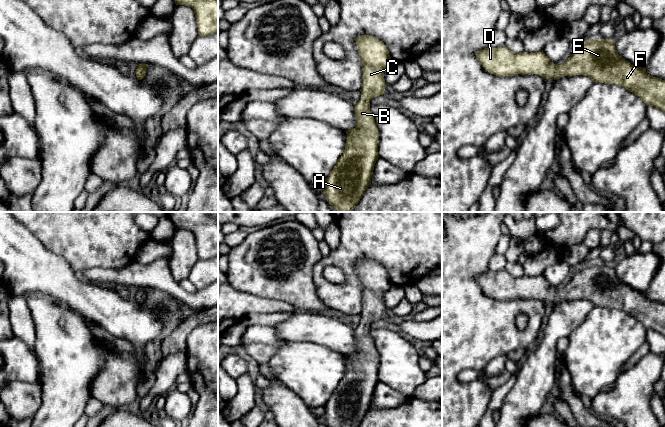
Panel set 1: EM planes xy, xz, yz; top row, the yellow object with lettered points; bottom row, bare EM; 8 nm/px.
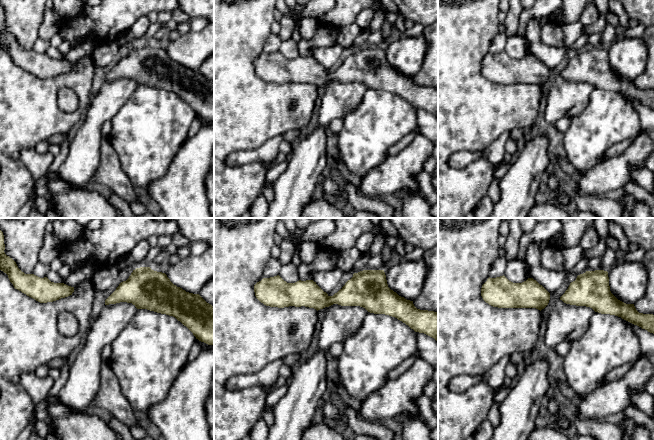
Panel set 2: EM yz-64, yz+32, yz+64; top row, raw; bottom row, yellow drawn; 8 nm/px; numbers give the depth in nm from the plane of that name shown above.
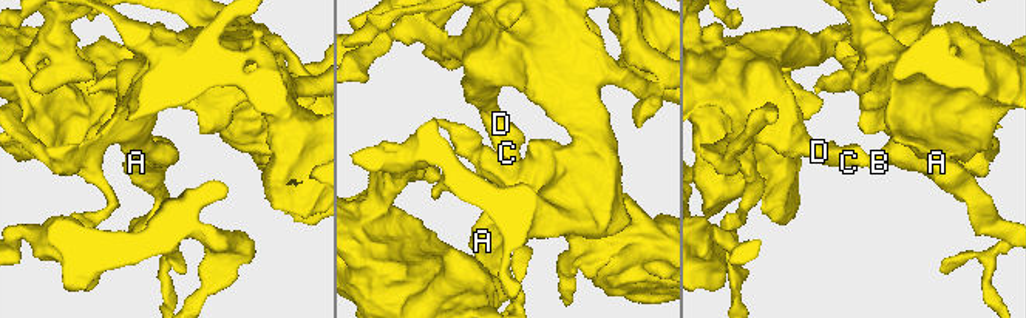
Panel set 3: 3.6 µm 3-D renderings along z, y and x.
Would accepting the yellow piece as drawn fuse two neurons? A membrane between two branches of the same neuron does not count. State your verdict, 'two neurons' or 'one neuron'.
one neuron

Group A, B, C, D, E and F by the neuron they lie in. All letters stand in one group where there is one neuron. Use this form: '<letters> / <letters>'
A B C D E F

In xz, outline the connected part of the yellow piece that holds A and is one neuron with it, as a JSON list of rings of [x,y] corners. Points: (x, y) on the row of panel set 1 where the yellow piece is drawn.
[[[362,35],[355,39],[355,43],[362,61],[363,71],[361,99],[355,103],[357,125],[354,129],[346,131],[347,141],[344,152],[325,179],[323,191],[327,202],[339,212],[352,212],[371,185],[374,166],[379,158],[379,134],[374,116],[370,111],[370,101],[383,95],[387,86],[384,80],[384,69],[393,62],[386,45],[375,37]]]

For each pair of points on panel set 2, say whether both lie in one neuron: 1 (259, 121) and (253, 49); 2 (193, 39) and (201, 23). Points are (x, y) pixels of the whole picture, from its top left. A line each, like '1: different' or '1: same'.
1: same
2: different

